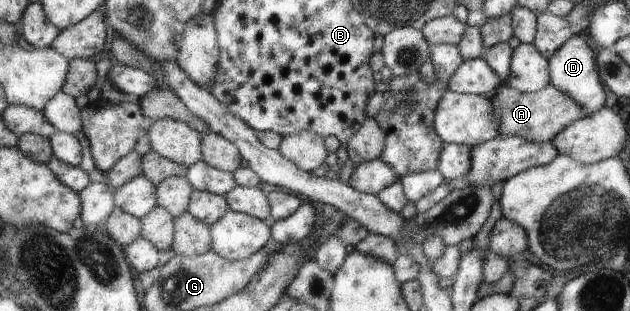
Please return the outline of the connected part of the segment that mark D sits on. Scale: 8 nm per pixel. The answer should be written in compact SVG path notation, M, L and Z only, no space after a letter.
M579 35L572 37L556 50L552 58L549 59L549 72L551 74L551 84L567 93L575 102L577 102L587 115L592 115L600 111L607 100L603 82L599 76L599 68L596 64L596 56L591 48L587 48L585 40L579 38Z

